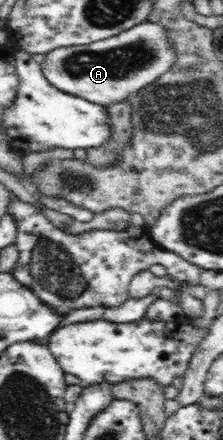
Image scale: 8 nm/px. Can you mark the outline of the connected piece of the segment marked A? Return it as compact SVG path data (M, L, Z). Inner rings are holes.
M141 23L123 31L120 35L103 39L85 46L61 47L47 54L47 58L40 64L44 77L53 87L65 94L80 96L90 103L109 106L128 100L141 89L161 78L177 62L178 54L168 39L168 32L160 24Z

